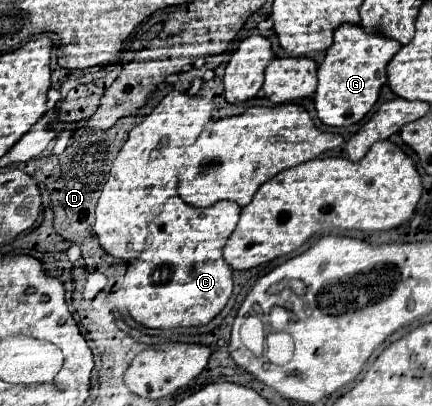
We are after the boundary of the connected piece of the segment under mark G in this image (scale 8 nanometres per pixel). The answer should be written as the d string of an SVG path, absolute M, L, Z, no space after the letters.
M339 26L333 34L333 46L319 66L319 86L313 96L319 120L327 126L357 124L377 102L379 90L387 82L387 64L399 48L397 40L371 36L361 26Z

